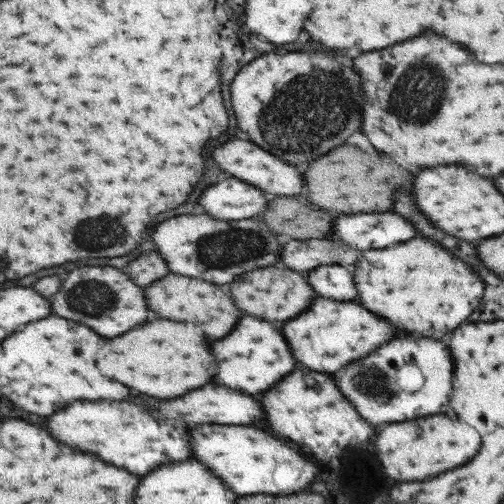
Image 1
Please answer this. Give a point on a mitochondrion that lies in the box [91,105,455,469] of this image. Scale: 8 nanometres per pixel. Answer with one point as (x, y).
(234, 247)

